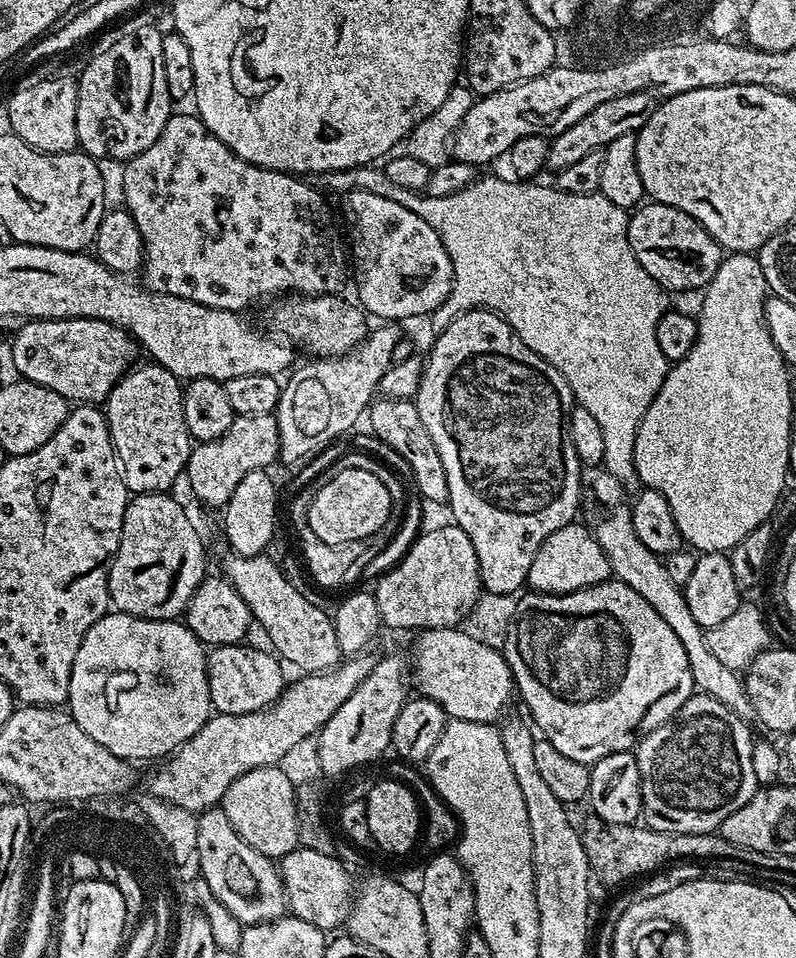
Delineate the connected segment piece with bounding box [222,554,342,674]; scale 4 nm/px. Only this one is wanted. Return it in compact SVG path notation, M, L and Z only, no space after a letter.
M232 554L229 557L229 560L224 564L224 569L222 569L223 575L232 583L234 590L238 590L238 594L242 594L246 606L250 606L253 621L259 627L260 624L264 627L265 634L272 639L273 646L271 645L271 647L281 661L287 662L289 660L294 667L301 668L299 671L304 674L326 672L328 669L333 669L341 663L342 653L338 646L338 638L334 634L331 615L318 606L314 606L302 594L298 594L290 582L283 576L281 565L275 564L263 554L259 556L238 556Z

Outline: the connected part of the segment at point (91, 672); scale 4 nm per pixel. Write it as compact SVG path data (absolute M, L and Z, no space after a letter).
M109 611L86 630L86 638L82 638L78 654L74 654L67 711L72 713L74 722L78 722L94 742L102 742L110 754L129 762L159 761L198 734L213 715L207 660L205 645L179 619L147 620L125 612Z

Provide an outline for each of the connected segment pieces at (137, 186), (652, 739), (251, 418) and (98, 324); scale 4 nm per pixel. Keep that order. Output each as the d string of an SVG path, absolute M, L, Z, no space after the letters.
M174 114L166 122L162 134L142 154L132 157L123 165L124 200L126 211L138 222L138 230L144 243L144 263L142 280L154 292L186 298L202 306L220 308L224 312L240 312L247 304L255 300L264 300L267 296L279 297L281 294L299 294L301 296L331 296L341 291L344 279L349 279L350 264L346 259L346 244L340 241L340 232L332 221L332 212L328 209L325 193L313 188L307 179L287 172L275 172L269 168L259 168L234 154L216 135L207 128L195 114L180 116Z
M693 694L684 705L681 706L666 722L662 722L662 726L658 726L654 730L650 730L650 734L646 734L636 743L634 755L636 765L638 766L638 774L640 775L640 801L644 807L642 820L647 827L656 831L677 832L678 834L702 834L703 832L715 833L719 829L721 822L726 818L730 818L730 814L734 814L734 810L738 810L742 806L746 806L746 802L750 802L750 798L755 794L758 787L754 778L754 765L750 758L754 736L748 733L749 725L738 714L734 714L720 700L715 700L703 694Z
M250 414L236 416L230 422L230 430L216 440L205 440L193 447L188 466L186 480L192 492L204 504L216 510L223 509L230 494L238 487L238 482L246 478L246 474L267 469L267 464L276 464L280 454L280 434L278 422L273 414Z
M90 318L29 319L21 324L24 325L17 330L16 337L12 340L15 375L46 386L69 402L83 402L92 406L107 401L113 386L137 363L136 341L125 328L119 328L110 322Z

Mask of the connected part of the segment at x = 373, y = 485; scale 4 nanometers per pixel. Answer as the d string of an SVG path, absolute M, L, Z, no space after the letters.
M346 469L337 477L327 477L309 508L307 531L318 534L327 544L345 544L379 530L390 514L390 494L386 486L367 470Z

